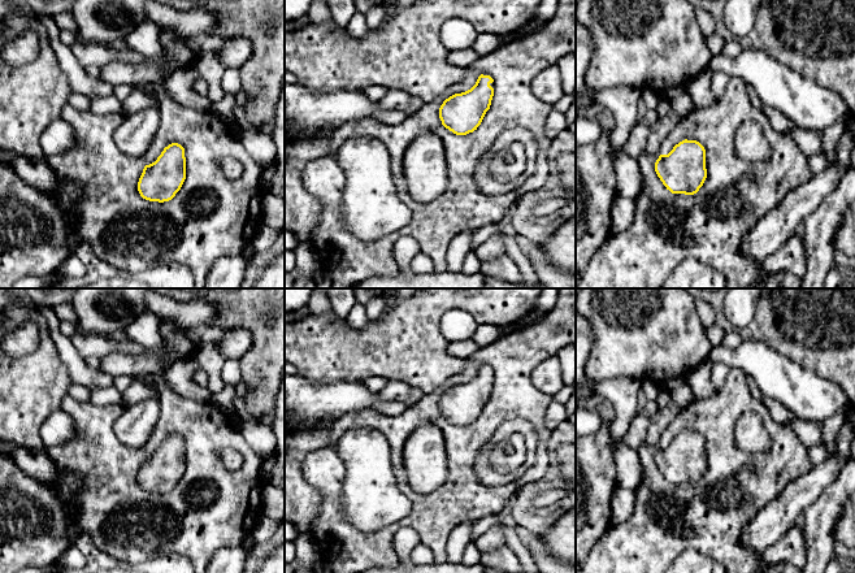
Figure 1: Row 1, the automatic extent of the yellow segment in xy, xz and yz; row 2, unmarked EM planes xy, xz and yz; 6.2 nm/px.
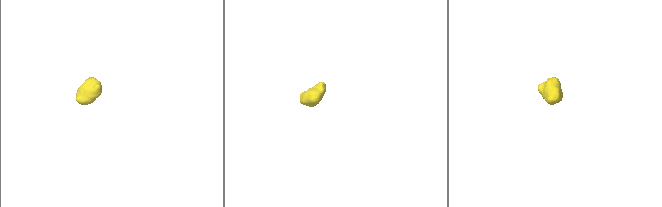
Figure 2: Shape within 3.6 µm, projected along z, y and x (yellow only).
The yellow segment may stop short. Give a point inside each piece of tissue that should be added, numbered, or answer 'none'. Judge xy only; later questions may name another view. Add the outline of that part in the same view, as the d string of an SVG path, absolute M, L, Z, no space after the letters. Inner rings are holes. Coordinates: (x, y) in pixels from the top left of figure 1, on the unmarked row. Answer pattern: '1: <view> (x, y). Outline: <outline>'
none

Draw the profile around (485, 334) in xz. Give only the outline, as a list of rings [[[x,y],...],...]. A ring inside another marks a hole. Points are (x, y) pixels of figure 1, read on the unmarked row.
[[[478,325],[472,339],[476,342],[478,348],[483,348],[500,337],[500,330],[502,327],[496,325]]]

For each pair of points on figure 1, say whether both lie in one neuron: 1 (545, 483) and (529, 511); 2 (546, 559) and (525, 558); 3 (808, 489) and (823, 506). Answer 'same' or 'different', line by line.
1: same
2: different
3: different

